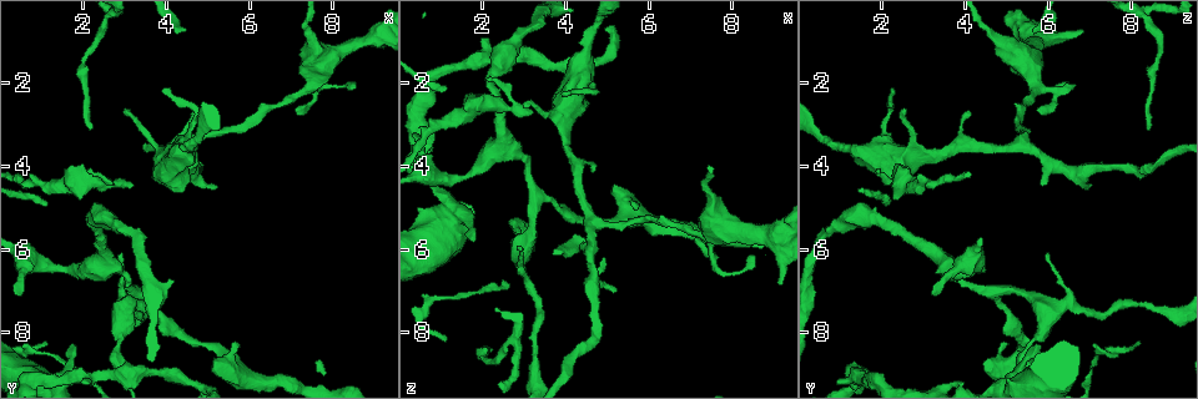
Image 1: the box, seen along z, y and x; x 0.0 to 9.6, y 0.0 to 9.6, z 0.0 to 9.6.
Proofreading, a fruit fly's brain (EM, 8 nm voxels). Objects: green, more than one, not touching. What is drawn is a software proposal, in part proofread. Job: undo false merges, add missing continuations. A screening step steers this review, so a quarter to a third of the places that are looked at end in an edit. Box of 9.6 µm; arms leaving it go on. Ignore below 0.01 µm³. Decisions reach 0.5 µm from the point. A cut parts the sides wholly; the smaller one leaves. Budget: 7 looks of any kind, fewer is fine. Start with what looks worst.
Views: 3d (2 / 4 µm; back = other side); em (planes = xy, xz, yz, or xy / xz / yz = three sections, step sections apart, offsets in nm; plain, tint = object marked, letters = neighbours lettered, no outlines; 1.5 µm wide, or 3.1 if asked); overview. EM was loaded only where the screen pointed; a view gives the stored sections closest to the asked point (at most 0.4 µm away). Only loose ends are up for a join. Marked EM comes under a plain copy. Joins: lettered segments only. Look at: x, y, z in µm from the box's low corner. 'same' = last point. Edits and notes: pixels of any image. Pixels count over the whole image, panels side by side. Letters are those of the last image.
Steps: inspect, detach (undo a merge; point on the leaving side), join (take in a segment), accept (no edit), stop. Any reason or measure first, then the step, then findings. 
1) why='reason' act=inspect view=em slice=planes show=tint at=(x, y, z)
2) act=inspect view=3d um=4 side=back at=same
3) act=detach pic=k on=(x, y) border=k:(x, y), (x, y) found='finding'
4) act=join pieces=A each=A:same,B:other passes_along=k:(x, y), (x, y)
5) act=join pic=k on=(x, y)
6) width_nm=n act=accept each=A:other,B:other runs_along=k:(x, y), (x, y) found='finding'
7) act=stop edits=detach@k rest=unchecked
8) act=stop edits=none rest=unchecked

why='sudden change in width' act=inspect view=3d um=4 at=(1.90, 6.55, 4.15)

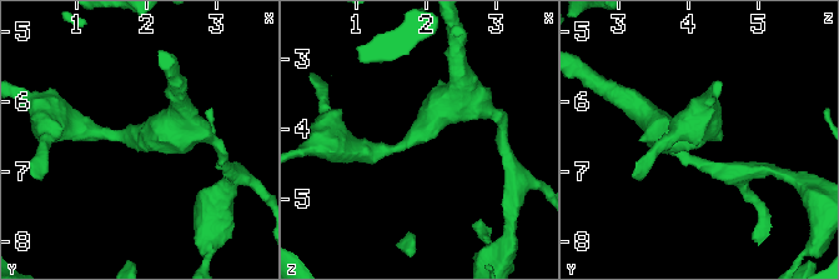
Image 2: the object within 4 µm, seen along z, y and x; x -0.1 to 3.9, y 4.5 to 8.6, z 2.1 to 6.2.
arm_widths_nm=280,550 act=inspect view=em slice=yz step=4 show=letters at=(1.85, 6.55, 4.05)

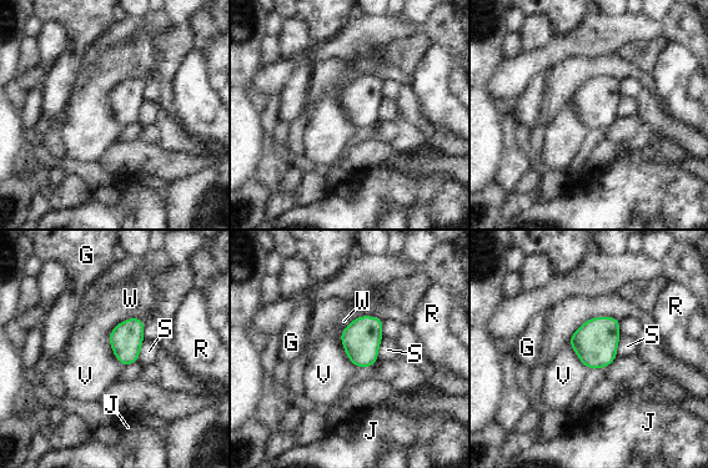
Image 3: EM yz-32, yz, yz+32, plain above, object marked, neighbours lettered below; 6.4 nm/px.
why='another direction' act=inspect view=em slice=planes show=letters at=same

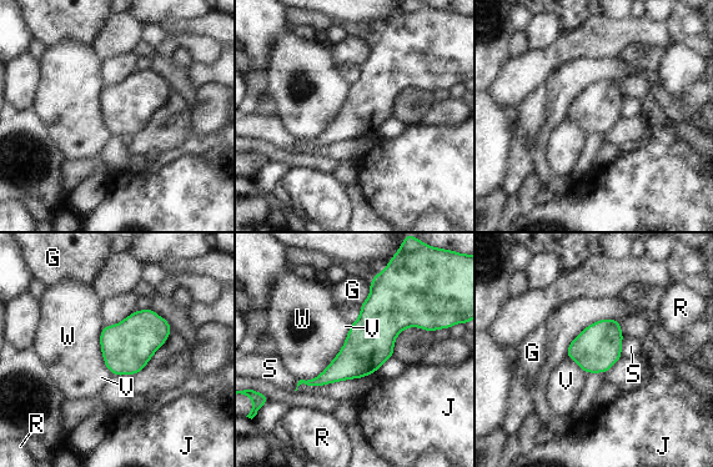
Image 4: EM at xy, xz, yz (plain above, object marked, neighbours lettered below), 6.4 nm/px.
act=accept each=G:other,J:other,R:other,S:other,V:other,W:other found='continuous, no second cell'

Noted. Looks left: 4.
why='a narrow waist' act=inspect view=em slice=planes show=letters at=(4.55, 3.15, 2.10)

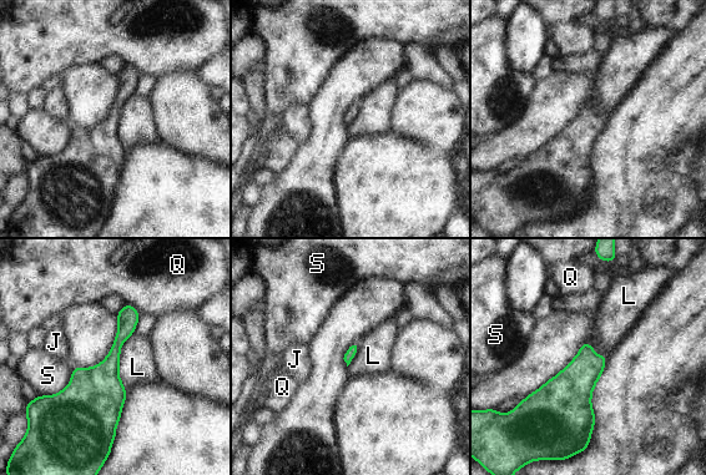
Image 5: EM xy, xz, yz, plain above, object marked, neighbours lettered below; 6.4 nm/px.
width_nm=70 act=accept each=J:other,L:other,Q:other,S:other border=5:(132, 333), (120, 350), (125, 389) found='one cell here'

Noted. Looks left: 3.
why='a narrow waist' act=inspect view=3d um=2 side=back at=(2.90, 8.25, 5.55)

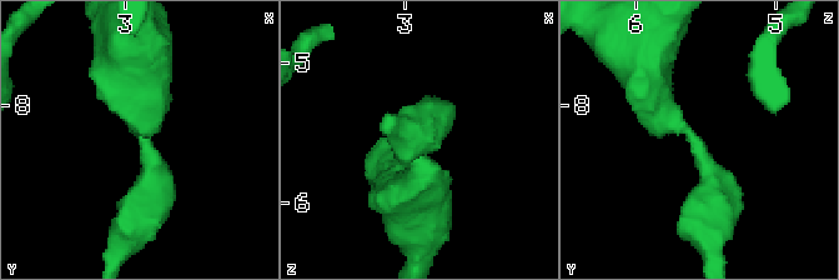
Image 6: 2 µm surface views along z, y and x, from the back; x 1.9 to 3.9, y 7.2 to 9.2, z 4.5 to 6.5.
arm_widths_nm=280,440 why='now the EM' act=inspect view=em slice=planes show=letters at=(2.86, 8.26, 5.56)

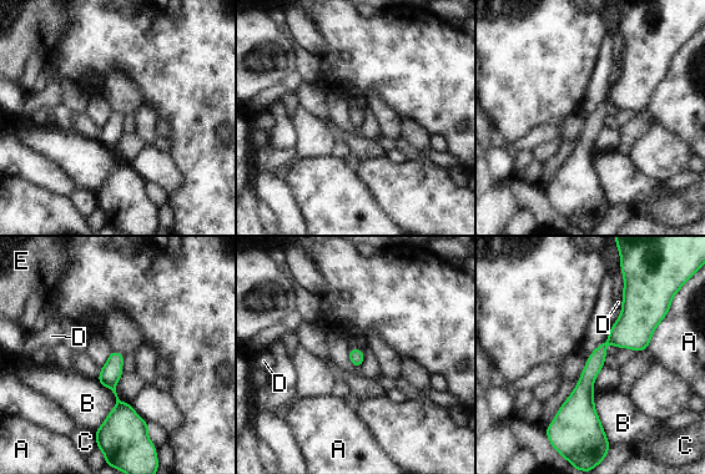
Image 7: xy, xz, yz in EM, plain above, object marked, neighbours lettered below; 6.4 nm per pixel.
act=accept each=A:other,B:other,C:other,D:other,E:other runs_along=7:(627, 288), (629, 319), (585, 381), (589, 430) found='all the same cell'

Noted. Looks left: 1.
act=stop edits=none rest=unchecked

